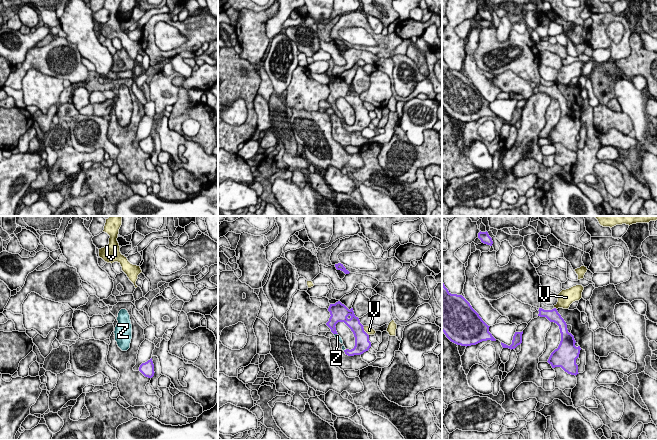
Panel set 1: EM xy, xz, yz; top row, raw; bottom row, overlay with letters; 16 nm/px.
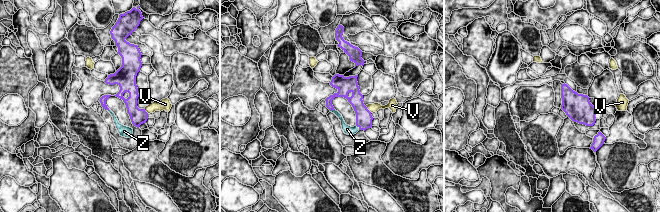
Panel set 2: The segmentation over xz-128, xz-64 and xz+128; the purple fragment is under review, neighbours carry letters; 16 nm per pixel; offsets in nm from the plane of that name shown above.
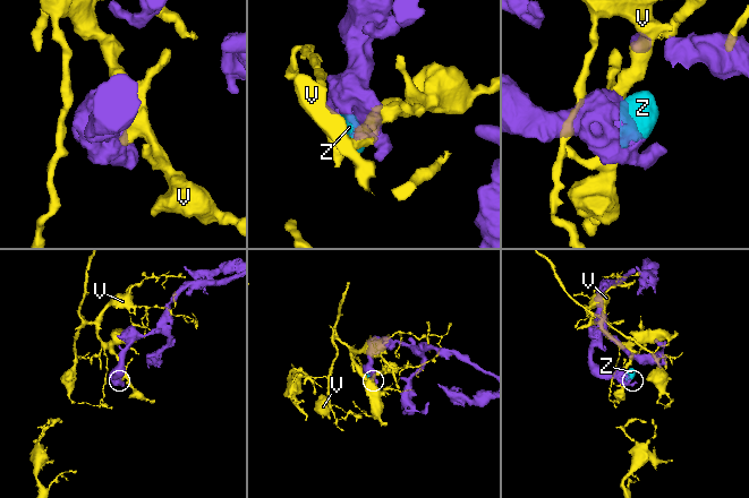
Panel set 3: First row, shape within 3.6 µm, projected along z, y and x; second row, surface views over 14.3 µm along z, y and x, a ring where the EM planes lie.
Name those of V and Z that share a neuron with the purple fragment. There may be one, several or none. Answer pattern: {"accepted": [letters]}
{"accepted": ["Z"]}

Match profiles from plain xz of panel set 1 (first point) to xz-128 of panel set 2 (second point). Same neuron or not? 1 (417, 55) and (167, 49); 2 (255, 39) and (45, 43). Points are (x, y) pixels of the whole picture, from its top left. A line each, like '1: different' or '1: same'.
1: same
2: same

